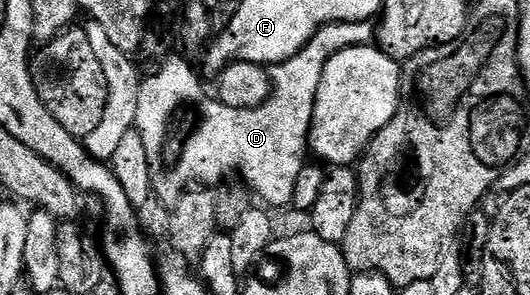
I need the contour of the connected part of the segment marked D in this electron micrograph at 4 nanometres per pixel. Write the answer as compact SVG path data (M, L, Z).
M372 22L327 24L315 32L297 56L272 68L269 97L255 109L231 109L220 101L203 104L201 124L186 141L181 160L173 176L165 183L166 193L173 197L179 189L196 183L217 185L232 176L229 175L232 171L238 171L242 175L240 178L254 192L257 190L271 206L290 206L295 185L307 166L305 155L309 127L313 123L313 106L326 61L343 49L363 47L372 44L374 39L375 27Z

